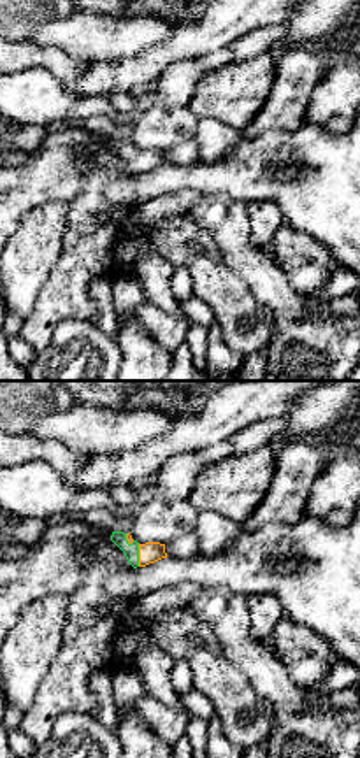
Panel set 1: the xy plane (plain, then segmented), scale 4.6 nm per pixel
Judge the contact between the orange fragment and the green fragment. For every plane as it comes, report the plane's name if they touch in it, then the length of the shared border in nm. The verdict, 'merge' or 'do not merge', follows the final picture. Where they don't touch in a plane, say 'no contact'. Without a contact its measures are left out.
xy | 100 nm

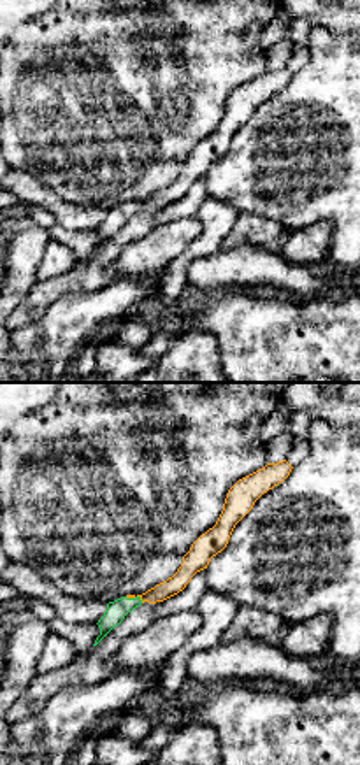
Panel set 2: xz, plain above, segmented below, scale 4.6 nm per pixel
xz | 90 nm

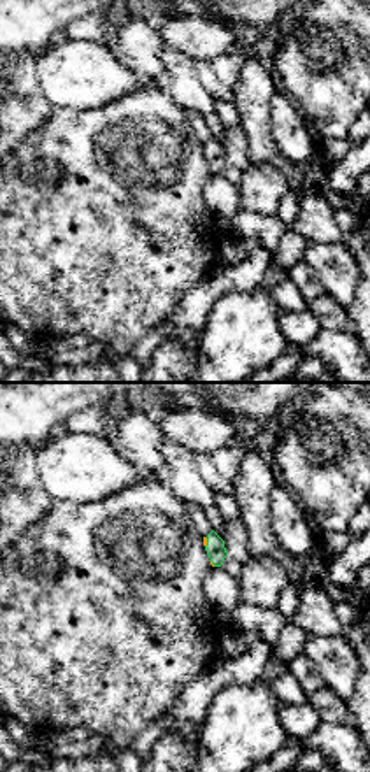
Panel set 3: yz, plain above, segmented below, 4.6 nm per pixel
yz | 50 nm

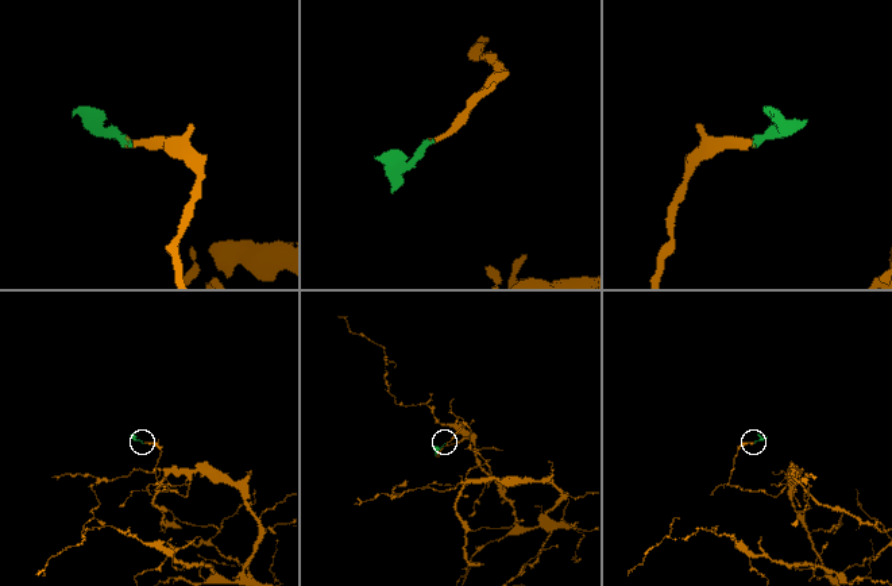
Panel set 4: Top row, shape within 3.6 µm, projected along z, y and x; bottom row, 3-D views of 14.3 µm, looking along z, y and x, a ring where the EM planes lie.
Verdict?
merge

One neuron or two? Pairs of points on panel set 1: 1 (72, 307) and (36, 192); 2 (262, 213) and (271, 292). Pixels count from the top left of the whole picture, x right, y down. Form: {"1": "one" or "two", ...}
{"1": "two", "2": "two"}

